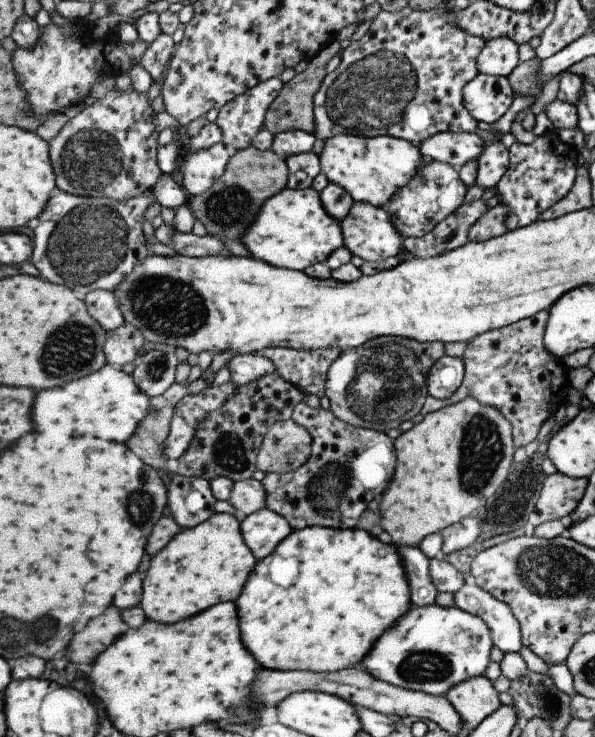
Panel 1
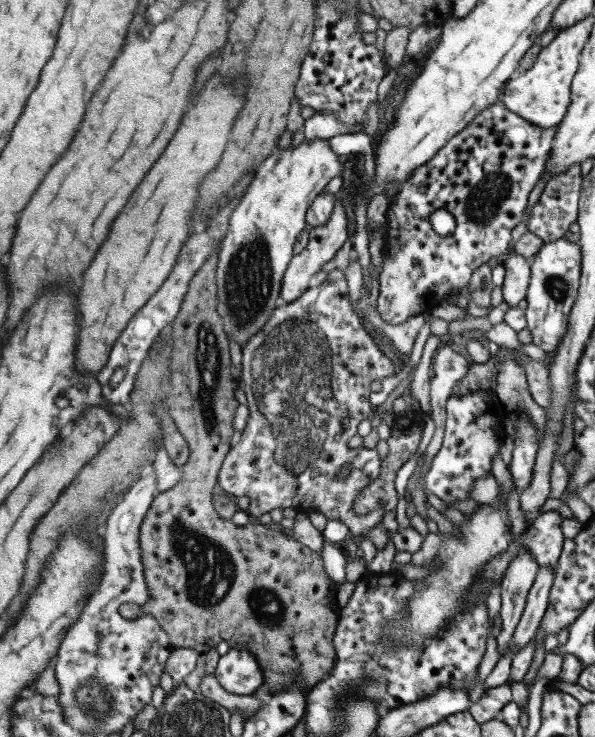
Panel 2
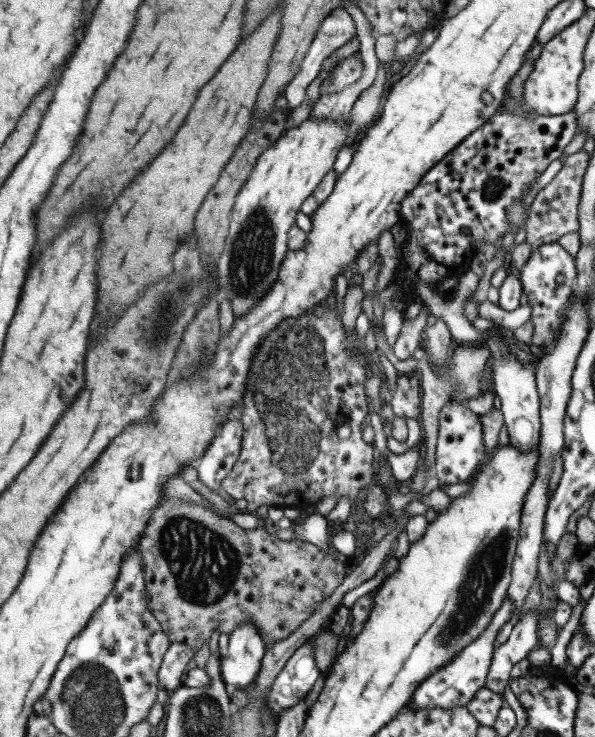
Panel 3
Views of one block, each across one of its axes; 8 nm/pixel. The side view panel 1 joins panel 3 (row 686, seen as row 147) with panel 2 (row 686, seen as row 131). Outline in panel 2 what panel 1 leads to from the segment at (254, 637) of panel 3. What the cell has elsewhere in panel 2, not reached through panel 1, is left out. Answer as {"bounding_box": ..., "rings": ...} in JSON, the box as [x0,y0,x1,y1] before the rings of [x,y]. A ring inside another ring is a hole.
{"bounding_box":[212,646,263,695],"rings":[[[235,646],[219,656],[212,675],[225,692],[237,695],[253,694],[263,681],[261,669],[253,654]]]}

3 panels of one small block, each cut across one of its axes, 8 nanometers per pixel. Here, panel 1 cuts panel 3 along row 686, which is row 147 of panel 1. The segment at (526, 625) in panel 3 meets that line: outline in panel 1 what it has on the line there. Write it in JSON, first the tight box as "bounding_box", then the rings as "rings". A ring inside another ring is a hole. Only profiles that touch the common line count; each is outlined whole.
{"bounding_box":[474,141,508,190],"rings":[[[499,141],[485,144],[476,160],[474,184],[483,190],[493,188],[508,167],[508,149]]]}

